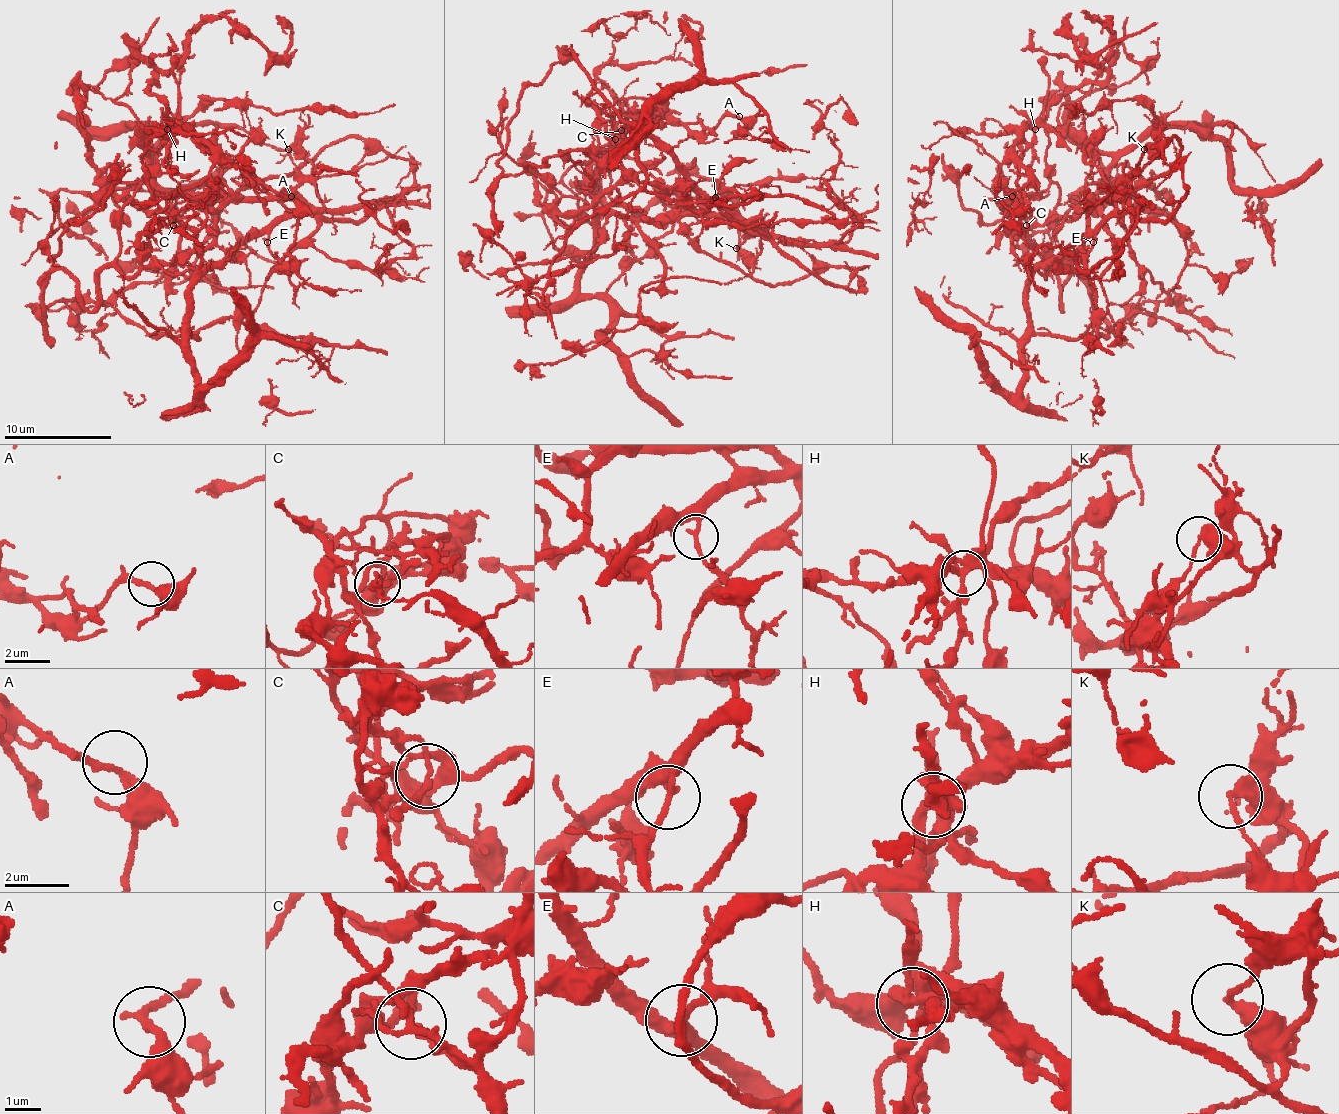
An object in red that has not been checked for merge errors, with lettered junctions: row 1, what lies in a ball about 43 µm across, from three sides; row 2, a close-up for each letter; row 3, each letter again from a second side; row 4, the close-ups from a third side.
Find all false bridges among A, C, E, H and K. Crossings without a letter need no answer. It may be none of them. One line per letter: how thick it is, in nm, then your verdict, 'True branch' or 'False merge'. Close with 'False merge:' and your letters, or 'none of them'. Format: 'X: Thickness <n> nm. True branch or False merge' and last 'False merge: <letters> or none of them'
A: Thickness 240 nm. True branch
C: Thickness 150 nm. False merge
E: Thickness 180 nm. True branch
H: Thickness 360 nm. False merge
K: Thickness 320 nm. False merge
False merge: C, H, K

